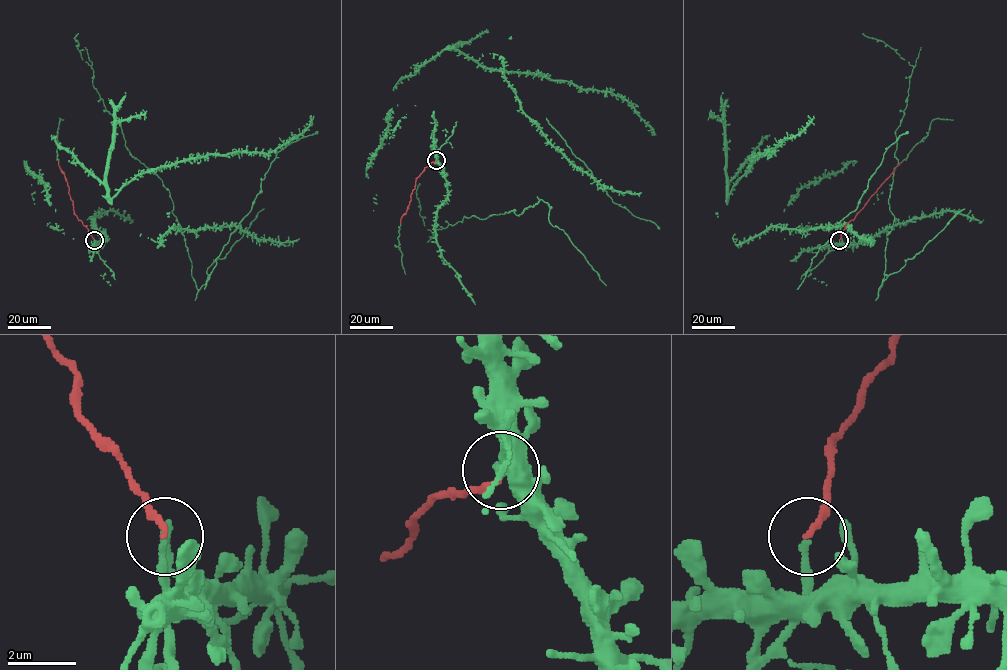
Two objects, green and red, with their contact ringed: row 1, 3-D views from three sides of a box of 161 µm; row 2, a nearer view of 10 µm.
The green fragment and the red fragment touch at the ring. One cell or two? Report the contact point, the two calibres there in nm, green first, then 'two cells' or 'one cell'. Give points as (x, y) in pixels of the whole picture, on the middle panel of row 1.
at (436, 160); 200 nm thick on the green side, 180 nm on the other; one cell

